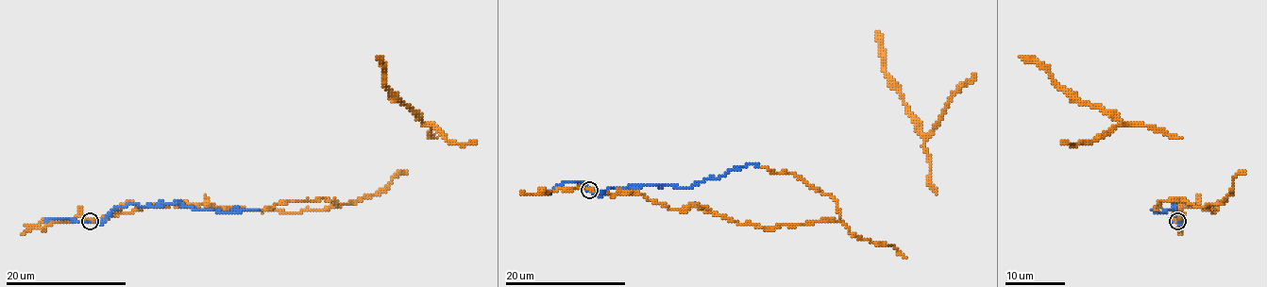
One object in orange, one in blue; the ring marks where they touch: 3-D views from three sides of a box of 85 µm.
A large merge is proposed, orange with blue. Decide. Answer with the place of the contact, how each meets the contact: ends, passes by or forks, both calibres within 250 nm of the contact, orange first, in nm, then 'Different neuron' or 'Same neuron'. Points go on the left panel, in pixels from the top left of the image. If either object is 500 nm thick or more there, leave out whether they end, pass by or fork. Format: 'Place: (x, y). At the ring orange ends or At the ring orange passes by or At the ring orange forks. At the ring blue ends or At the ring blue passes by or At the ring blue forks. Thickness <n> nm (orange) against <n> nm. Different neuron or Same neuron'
Place: (90, 221). At the ring orange passes by. At the ring blue passes by. Thickness 240 nm (orange) against 160 nm. Same neuron

